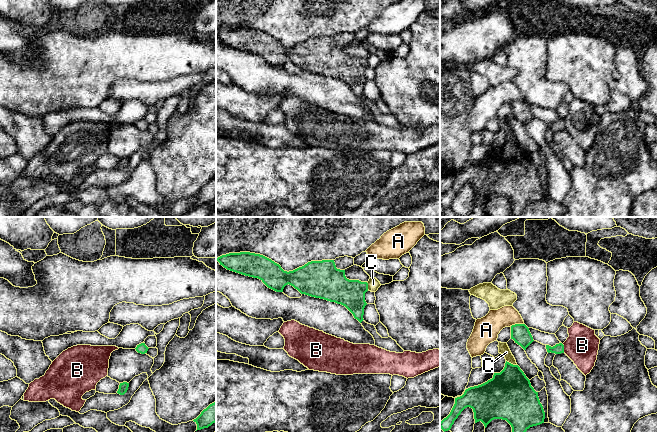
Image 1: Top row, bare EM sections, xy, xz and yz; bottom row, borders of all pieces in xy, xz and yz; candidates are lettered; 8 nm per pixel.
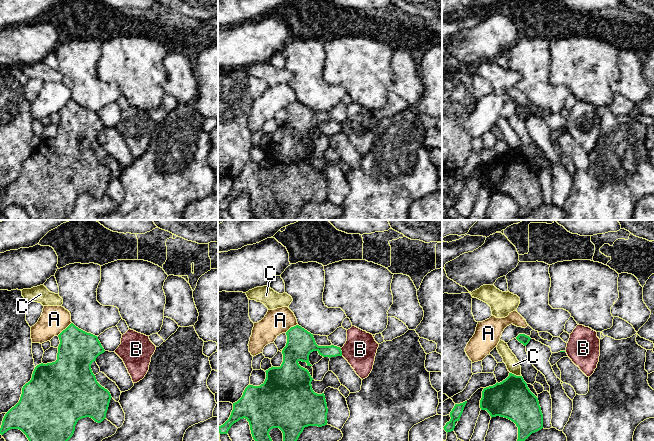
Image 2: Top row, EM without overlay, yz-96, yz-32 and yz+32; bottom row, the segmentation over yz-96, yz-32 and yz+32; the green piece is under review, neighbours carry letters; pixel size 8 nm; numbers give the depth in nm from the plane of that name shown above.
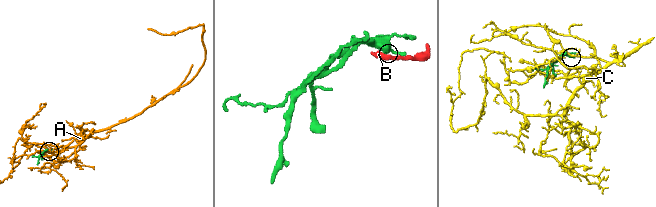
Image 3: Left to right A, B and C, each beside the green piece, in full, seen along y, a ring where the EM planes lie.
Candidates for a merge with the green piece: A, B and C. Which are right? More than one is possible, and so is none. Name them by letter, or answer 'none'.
none

